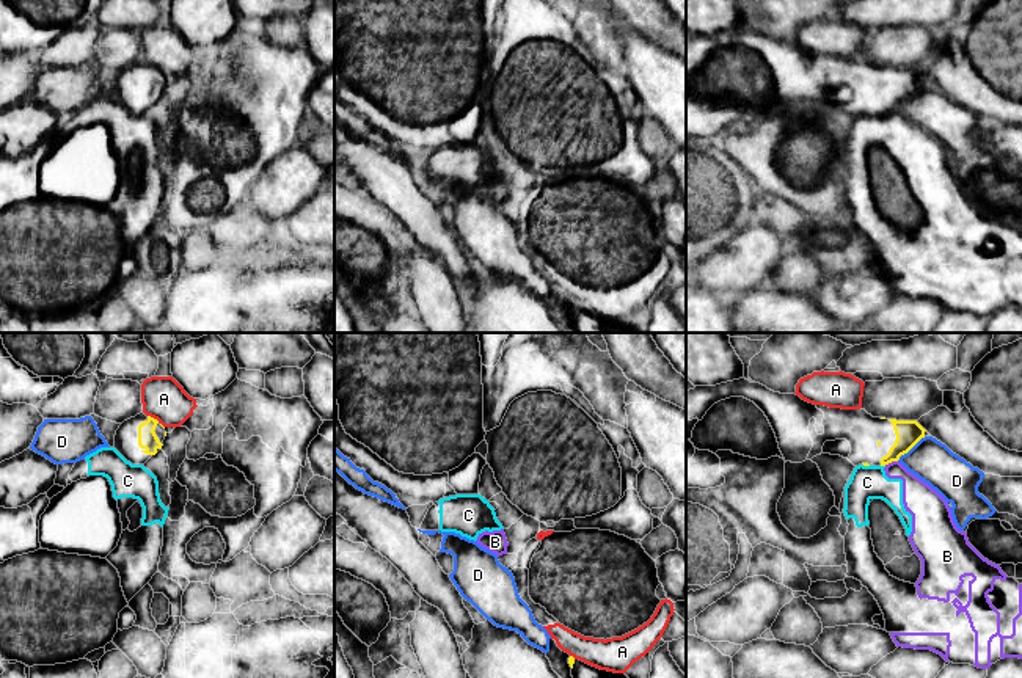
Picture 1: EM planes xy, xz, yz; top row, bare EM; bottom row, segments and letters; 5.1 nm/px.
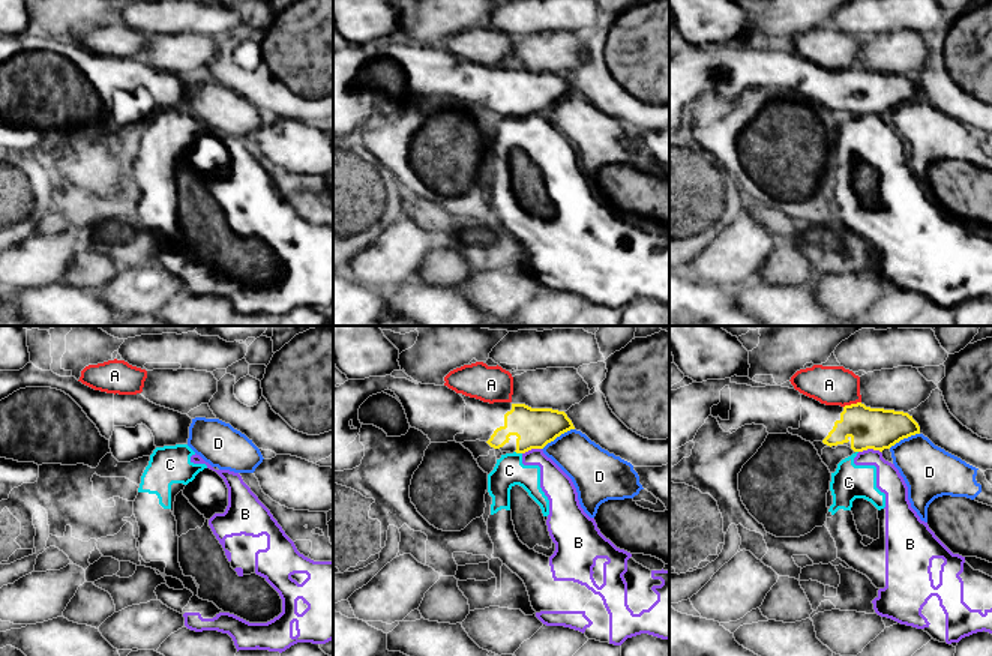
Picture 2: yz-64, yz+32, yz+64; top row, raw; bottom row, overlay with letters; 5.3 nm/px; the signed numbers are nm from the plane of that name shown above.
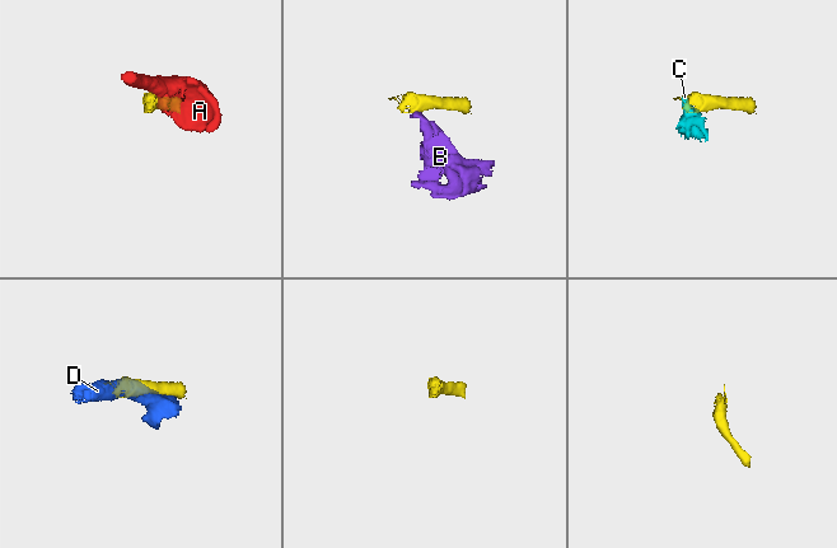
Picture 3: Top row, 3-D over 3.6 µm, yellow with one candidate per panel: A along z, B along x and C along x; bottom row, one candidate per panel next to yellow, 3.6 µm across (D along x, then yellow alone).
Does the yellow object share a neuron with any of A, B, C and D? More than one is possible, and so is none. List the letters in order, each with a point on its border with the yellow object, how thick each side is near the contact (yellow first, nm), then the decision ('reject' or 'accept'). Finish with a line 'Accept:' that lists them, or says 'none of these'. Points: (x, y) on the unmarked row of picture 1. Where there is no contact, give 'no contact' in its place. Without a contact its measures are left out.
A: xy (156, 68) | 100/220 nm | reject
B: yz (890, 110) | 130/170 nm | reject
C: yz (883, 113) | 130/180 nm | reject
D: yz (911, 96) | 130/220 nm | reject
Accept: none of these

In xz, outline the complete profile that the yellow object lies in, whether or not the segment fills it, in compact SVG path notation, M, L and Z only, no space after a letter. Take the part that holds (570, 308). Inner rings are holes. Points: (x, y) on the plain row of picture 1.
M573 304L568 306L575 333L636 333L625 322L592 315Z

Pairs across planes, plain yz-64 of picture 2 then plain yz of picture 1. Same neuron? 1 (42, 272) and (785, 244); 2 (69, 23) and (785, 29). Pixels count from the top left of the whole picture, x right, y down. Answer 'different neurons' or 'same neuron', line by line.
1: same neuron
2: same neuron

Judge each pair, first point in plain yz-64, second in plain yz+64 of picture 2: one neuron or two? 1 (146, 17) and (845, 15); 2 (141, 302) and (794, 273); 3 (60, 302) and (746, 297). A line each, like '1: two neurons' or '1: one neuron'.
1: one neuron
2: two neurons
3: one neuron

